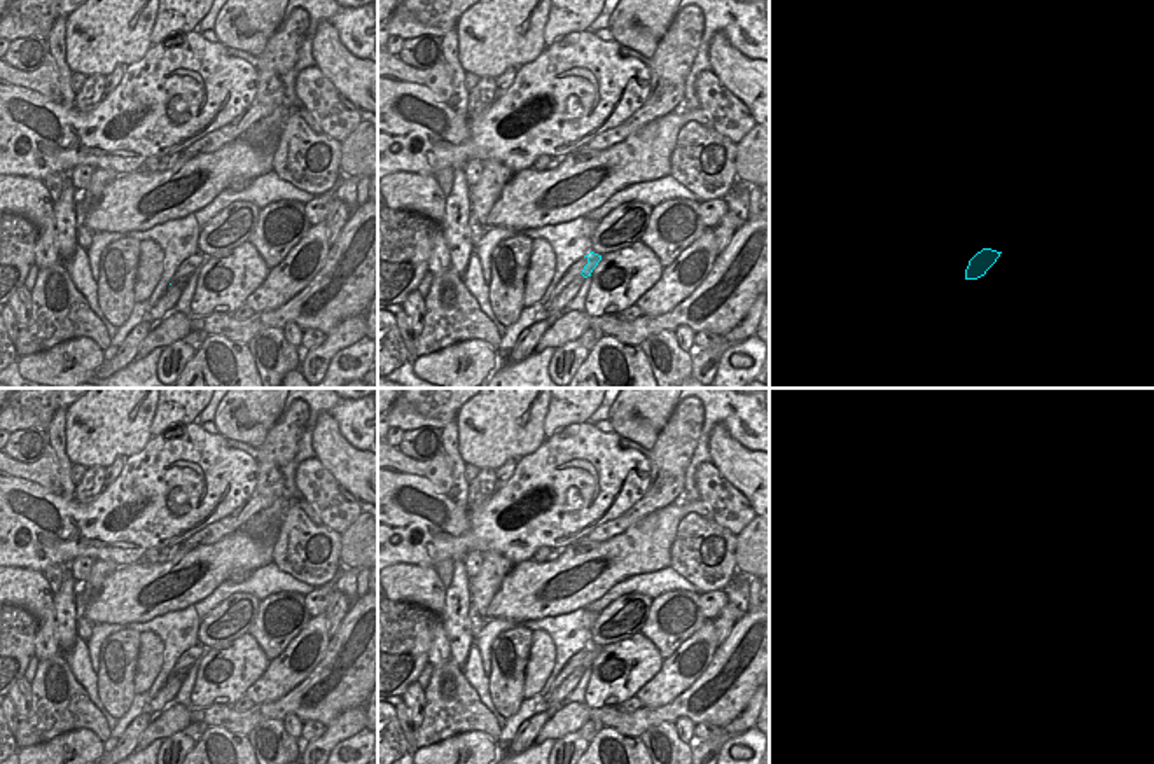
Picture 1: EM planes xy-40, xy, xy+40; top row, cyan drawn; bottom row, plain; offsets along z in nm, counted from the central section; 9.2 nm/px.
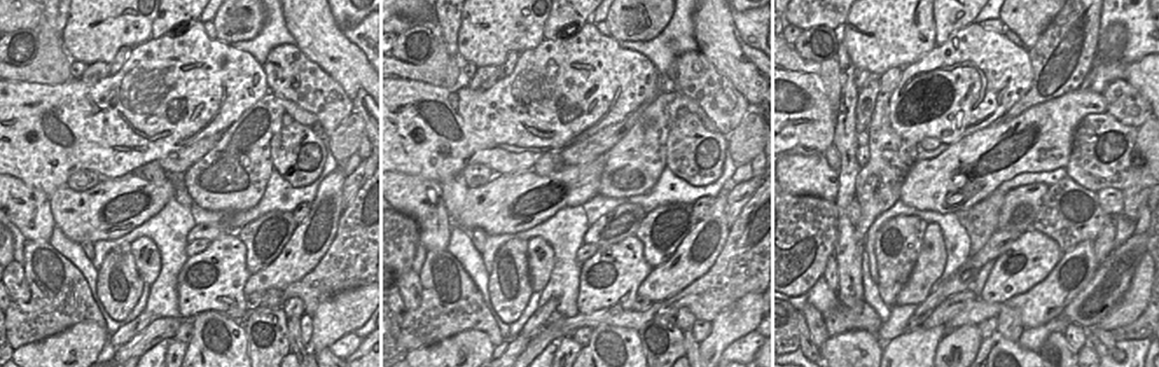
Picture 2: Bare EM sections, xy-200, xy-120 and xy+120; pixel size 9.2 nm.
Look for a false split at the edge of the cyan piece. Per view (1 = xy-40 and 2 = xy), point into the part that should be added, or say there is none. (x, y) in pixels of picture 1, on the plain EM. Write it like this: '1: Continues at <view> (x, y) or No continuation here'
1: No continuation here
2: No continuation here.

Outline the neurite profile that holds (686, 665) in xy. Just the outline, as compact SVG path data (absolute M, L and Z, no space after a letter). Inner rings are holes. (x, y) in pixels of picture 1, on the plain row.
M706 619L691 638L663 661L657 675L636 692L636 698L649 708L671 703L703 675L717 647L713 621Z

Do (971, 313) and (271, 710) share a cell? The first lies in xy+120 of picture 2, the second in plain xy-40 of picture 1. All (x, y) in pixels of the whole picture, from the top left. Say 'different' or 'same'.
different

